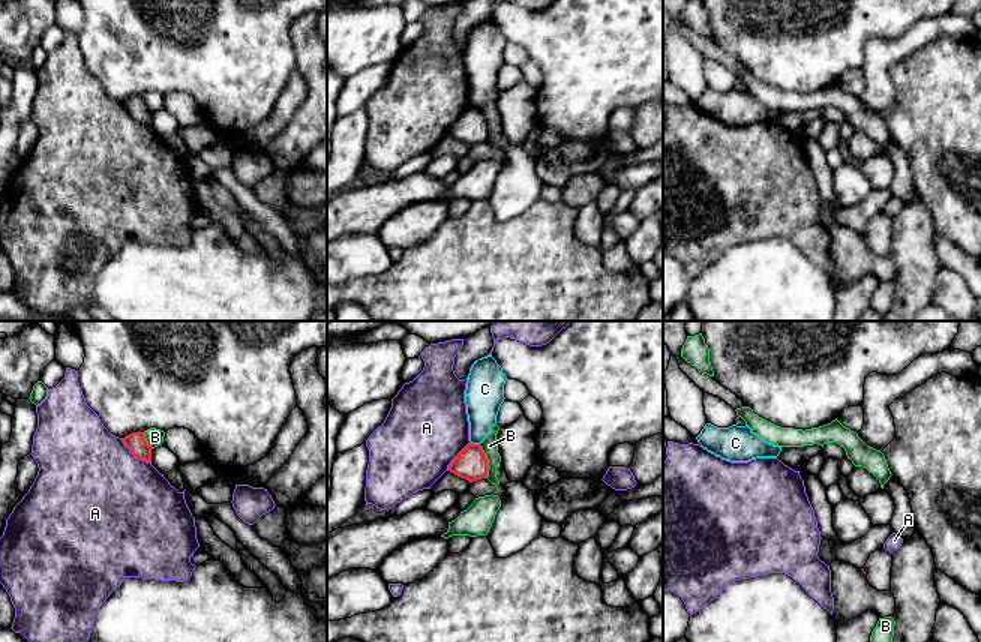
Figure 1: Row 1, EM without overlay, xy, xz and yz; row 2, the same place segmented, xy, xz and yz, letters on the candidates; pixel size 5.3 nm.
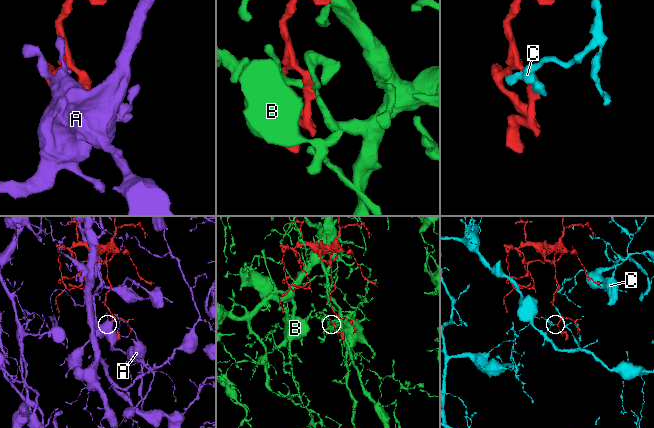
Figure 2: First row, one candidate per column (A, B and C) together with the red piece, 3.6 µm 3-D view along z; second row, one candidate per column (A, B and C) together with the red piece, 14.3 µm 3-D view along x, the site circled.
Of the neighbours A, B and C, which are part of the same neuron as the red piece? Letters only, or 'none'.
none

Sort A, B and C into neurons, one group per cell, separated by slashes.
A / B / C

